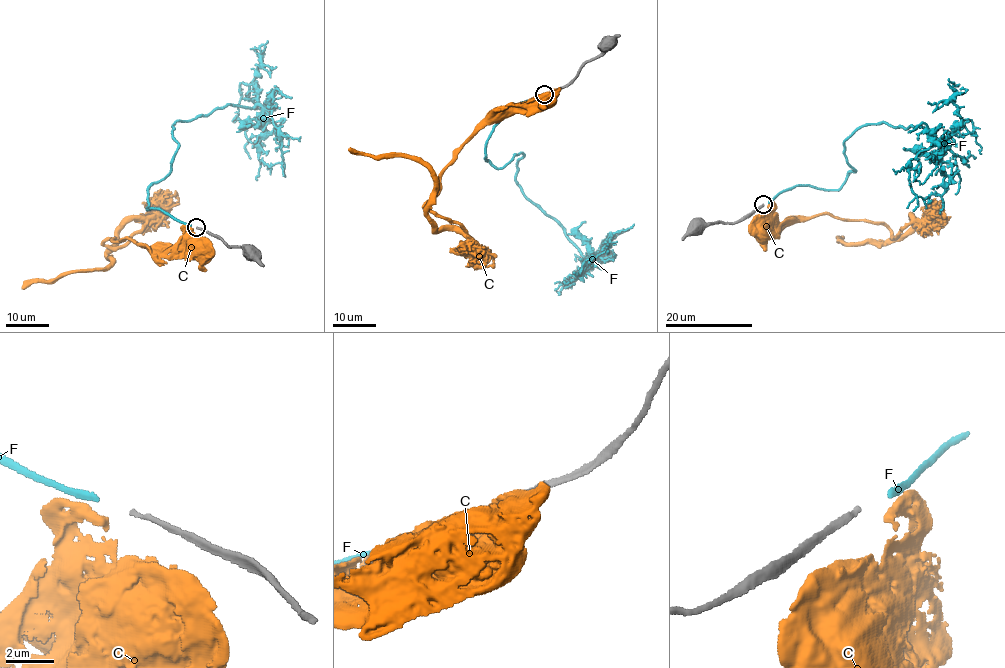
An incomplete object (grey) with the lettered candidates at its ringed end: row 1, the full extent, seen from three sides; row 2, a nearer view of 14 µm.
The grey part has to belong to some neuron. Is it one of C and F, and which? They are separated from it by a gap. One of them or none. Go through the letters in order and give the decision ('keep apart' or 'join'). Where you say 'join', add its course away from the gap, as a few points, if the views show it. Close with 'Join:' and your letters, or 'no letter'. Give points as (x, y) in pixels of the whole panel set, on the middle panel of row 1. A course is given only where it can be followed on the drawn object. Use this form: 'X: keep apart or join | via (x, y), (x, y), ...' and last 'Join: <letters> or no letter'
C: keep apart
F: join | via (538, 97), (494, 127), (485, 158), (522, 154), (515, 183), (583, 255), (609, 235), (607, 252)
Join: F

